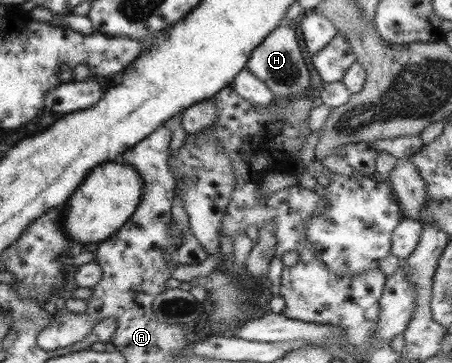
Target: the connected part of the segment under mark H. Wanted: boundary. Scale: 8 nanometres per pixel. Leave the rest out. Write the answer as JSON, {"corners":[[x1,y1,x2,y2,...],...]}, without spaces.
{"corners":[[280,24,251,52,244,65,257,80,260,80,272,93,275,99,293,98,301,90,309,86,309,74,299,51,296,27,289,24]]}

